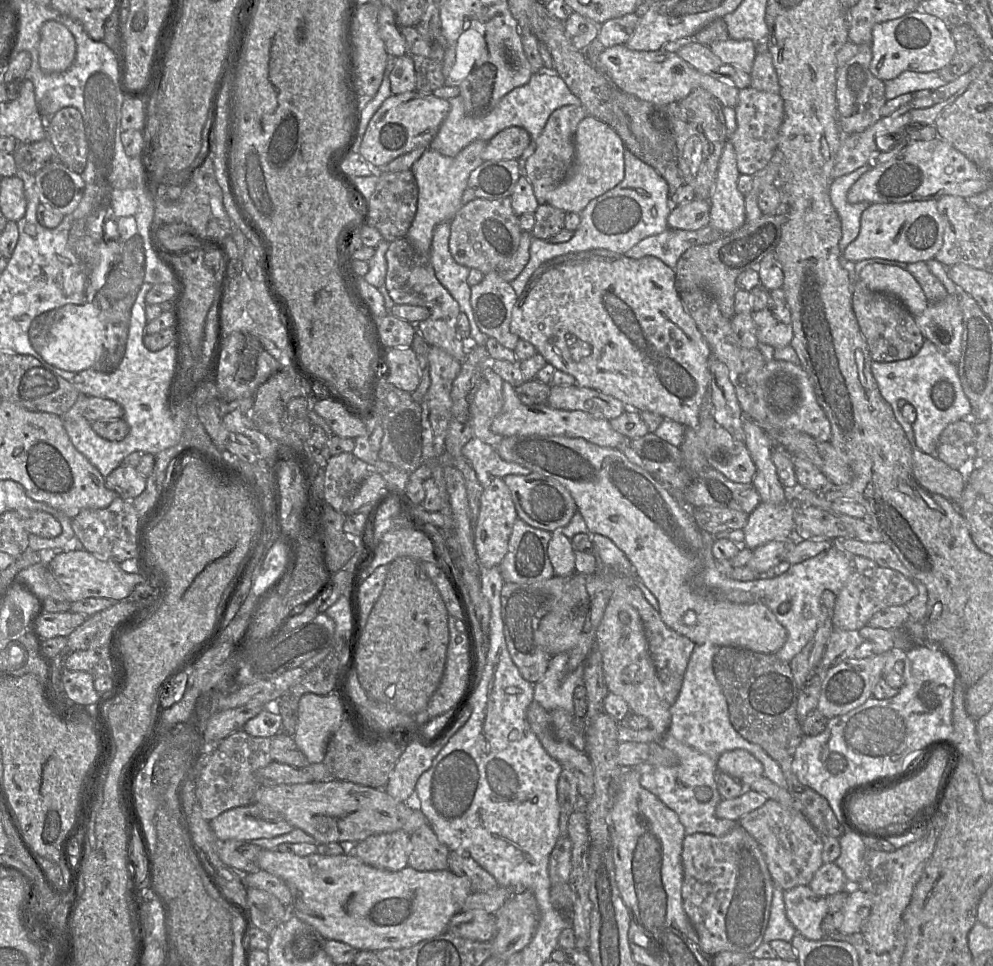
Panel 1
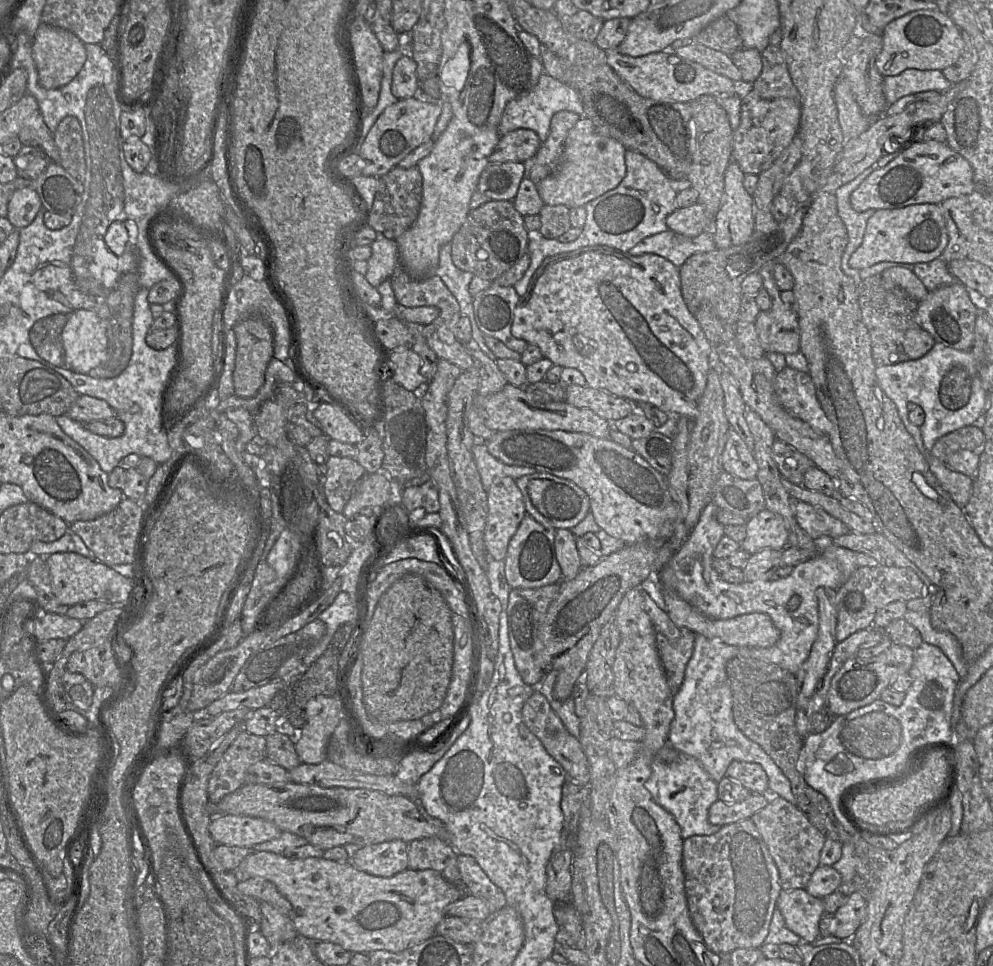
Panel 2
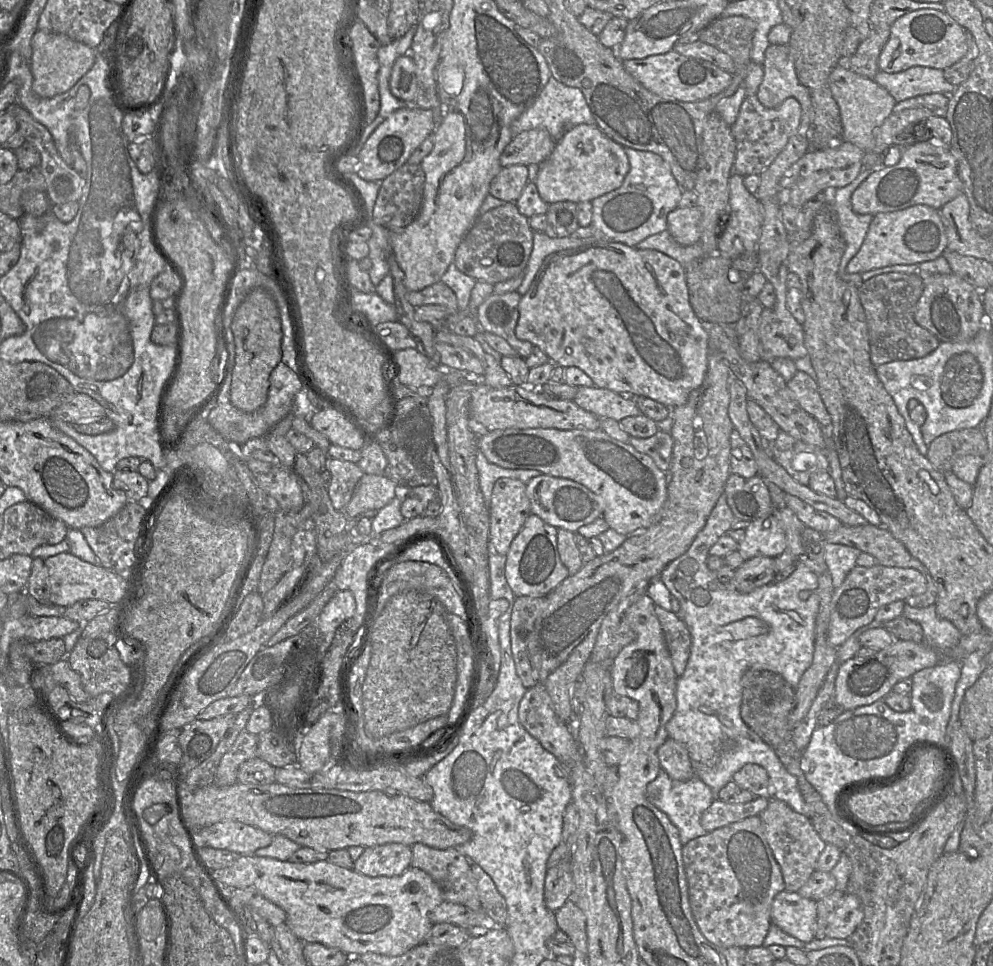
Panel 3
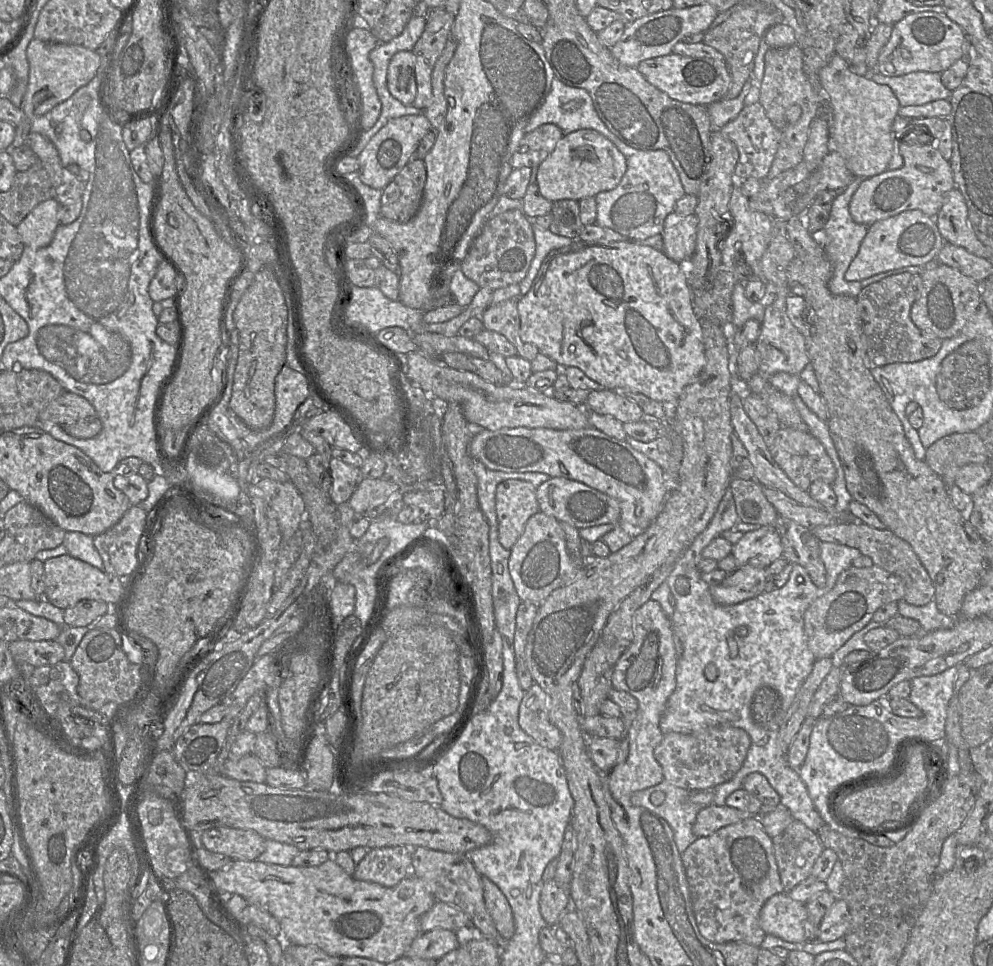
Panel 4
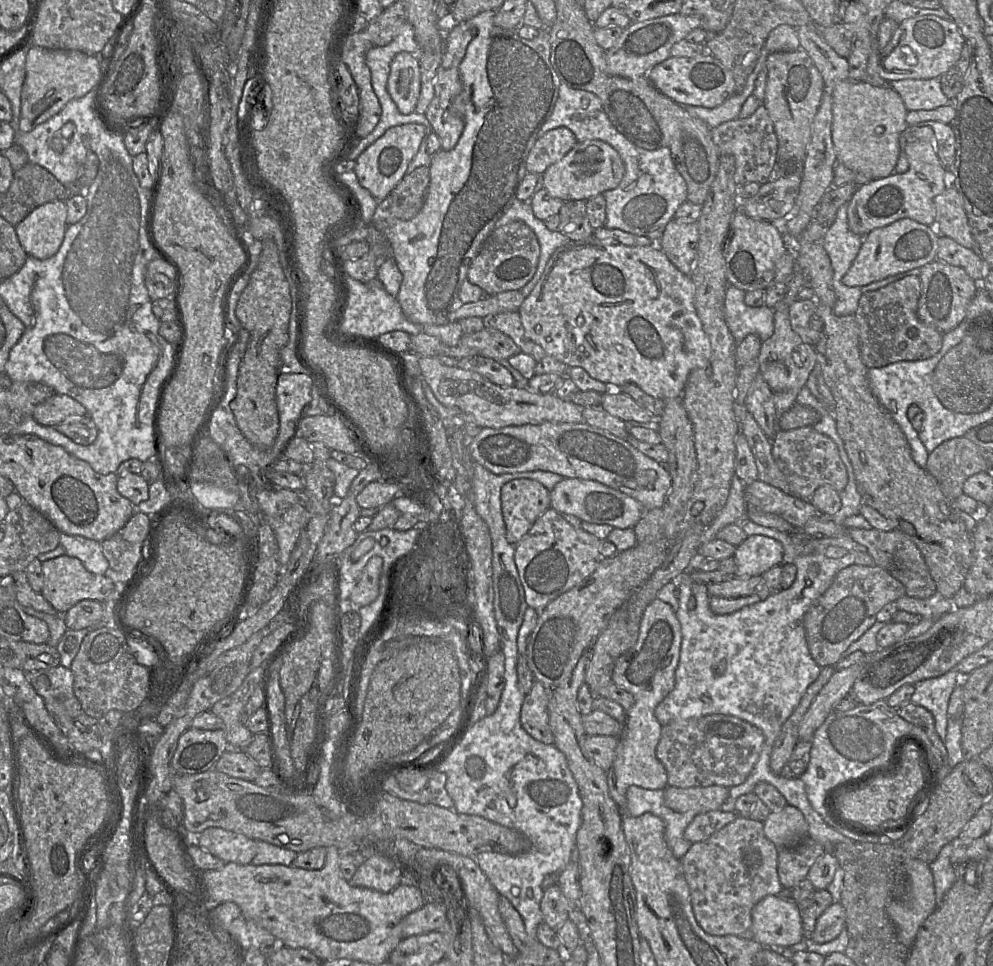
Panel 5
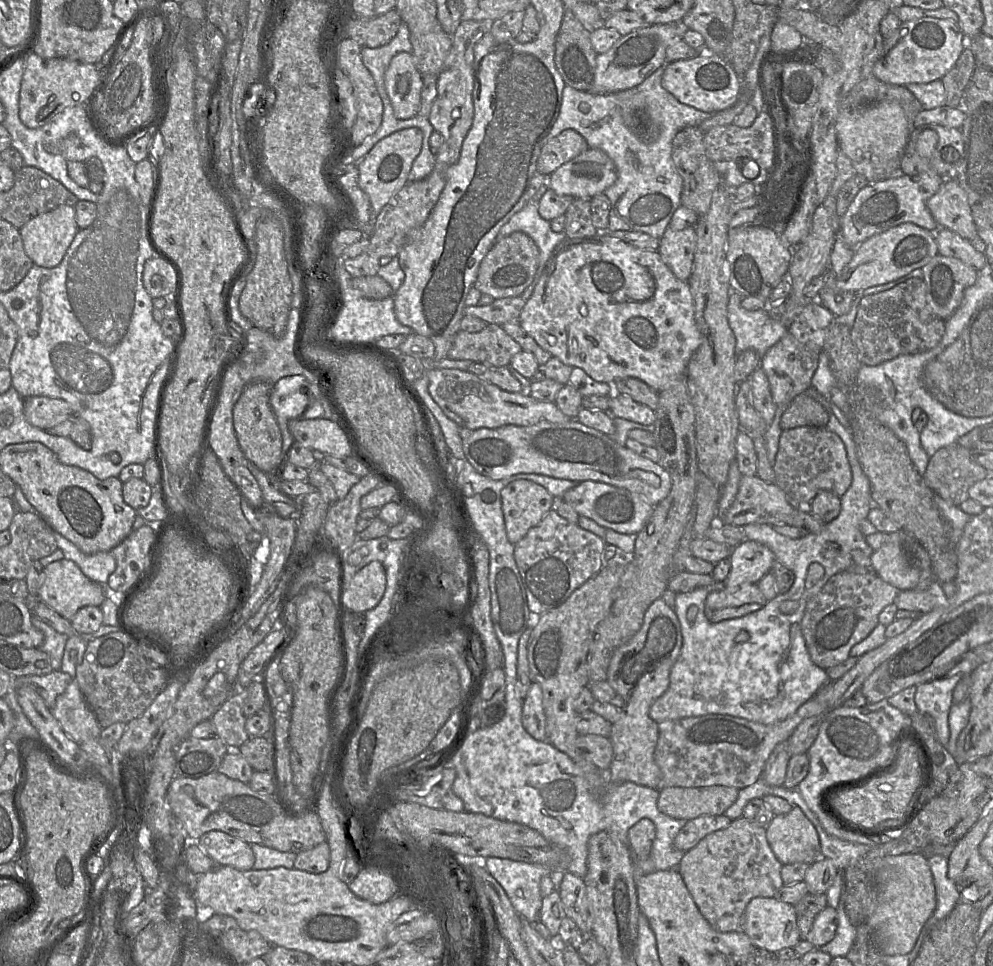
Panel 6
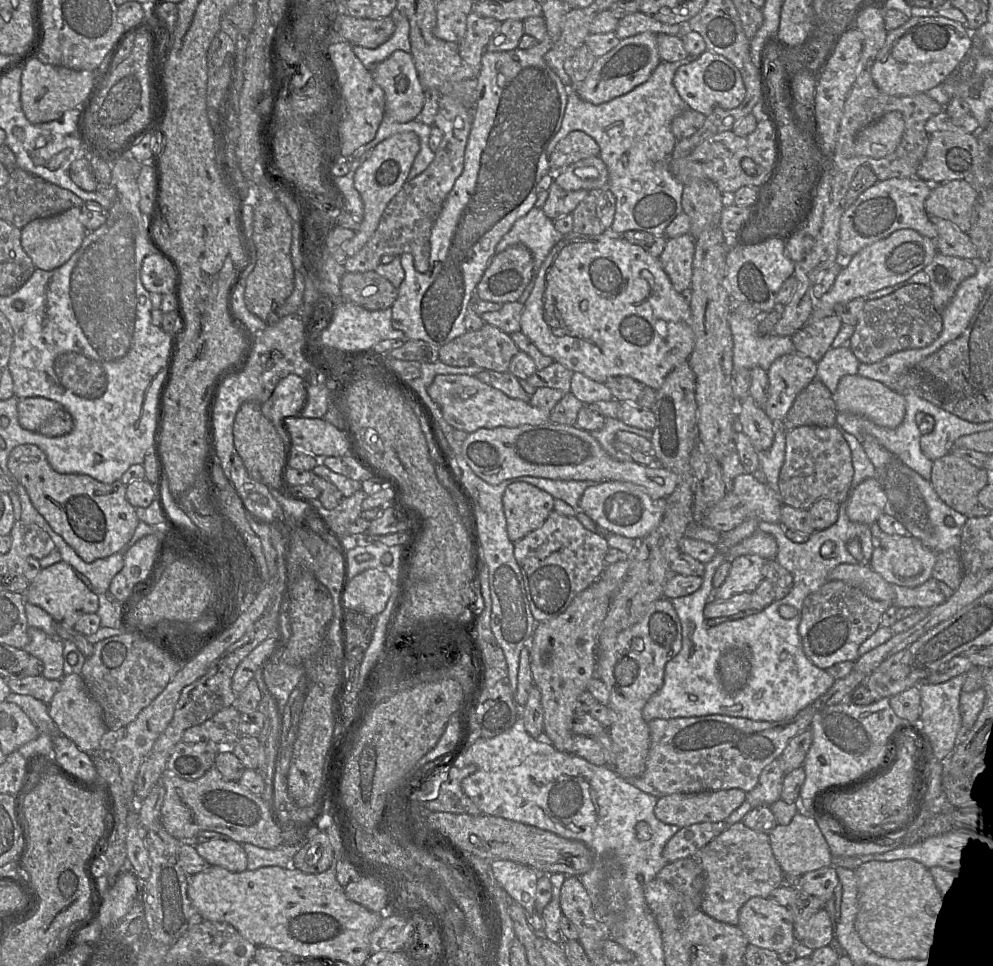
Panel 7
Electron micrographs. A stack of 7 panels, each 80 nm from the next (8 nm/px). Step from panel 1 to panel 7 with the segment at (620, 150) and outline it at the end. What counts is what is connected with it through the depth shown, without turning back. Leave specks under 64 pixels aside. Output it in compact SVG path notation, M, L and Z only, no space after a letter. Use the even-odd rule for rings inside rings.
M600 156L590 157L570 164L552 175L553 182L565 191L587 190L589 192L598 192L606 188L609 181L609 174L606 165Z

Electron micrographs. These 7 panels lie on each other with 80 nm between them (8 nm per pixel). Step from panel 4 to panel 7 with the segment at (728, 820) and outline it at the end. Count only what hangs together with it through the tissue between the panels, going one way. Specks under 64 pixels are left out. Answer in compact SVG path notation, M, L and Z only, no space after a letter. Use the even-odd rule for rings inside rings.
M725 821L703 822L681 828L665 845L662 855L667 863L695 855L728 827Z

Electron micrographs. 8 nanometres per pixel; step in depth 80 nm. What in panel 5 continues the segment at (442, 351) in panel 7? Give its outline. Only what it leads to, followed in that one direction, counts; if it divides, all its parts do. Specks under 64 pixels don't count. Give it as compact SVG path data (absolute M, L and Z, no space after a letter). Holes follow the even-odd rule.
M486 325L479 332L463 334L460 344L477 351L477 355L499 360L508 360L517 355L521 349L515 342L500 330Z

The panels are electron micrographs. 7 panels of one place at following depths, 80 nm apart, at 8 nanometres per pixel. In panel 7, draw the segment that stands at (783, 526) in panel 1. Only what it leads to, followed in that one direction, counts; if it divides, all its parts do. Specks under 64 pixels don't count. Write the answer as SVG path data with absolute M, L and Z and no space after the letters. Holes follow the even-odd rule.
M742 555L732 560L732 567L724 583L715 590L712 599L728 600L743 592L754 592L764 579L765 559L758 555Z

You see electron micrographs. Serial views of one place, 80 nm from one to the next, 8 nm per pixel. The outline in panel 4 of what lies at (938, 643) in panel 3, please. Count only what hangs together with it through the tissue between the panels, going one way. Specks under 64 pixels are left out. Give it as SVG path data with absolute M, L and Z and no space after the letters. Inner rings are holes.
M902 599L898 601L898 614L917 620L921 624L923 632L950 629L957 620L955 617L941 613L935 600L923 606L915 606Z

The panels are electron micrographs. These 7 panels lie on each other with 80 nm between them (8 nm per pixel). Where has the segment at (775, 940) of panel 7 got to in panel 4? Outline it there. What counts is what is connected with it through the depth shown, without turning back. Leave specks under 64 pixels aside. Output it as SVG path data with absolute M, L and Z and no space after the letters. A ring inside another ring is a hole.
M787 892L775 894L763 905L759 924L766 935L774 935L787 942L804 944L807 942L807 909L804 903L793 900Z

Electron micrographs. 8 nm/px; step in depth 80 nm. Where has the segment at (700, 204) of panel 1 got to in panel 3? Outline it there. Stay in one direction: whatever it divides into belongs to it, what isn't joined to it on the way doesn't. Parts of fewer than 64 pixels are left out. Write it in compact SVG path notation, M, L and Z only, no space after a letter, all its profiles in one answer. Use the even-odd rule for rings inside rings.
M696 206L677 207L667 215L667 230L674 240L683 246L700 242L702 213Z

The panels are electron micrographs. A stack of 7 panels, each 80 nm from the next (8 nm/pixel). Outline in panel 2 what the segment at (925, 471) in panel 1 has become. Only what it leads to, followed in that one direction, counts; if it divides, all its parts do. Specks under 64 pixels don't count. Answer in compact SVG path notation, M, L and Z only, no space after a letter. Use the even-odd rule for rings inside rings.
M925 455L931 472L946 490L953 501L963 508L972 492L973 478L948 468L943 462L931 455Z

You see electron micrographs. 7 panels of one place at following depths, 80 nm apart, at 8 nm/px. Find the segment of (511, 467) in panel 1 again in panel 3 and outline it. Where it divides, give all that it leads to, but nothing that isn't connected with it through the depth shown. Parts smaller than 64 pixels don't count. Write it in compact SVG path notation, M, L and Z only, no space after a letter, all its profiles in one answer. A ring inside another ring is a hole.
M479 450L476 452L475 464L478 471L481 491L487 506L491 500L494 483L499 478L517 479L526 484L530 479L543 475L537 470L502 468L491 463Z

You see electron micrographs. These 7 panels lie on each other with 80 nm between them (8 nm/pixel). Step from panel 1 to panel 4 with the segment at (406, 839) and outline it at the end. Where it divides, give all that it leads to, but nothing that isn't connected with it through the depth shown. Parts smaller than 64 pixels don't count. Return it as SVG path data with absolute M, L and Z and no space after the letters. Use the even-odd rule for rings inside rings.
M405 845L372 848L356 865L355 879L396 886L410 874L412 855Z

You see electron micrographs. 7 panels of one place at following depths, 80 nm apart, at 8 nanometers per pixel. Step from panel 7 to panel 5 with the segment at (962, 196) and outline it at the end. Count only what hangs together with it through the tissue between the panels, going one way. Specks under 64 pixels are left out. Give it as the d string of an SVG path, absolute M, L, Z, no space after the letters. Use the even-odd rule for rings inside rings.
M948 186L944 192L934 198L936 209L936 230L968 249L976 249L963 200L955 187Z

